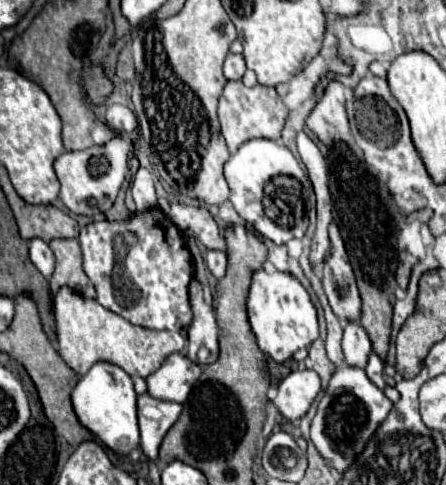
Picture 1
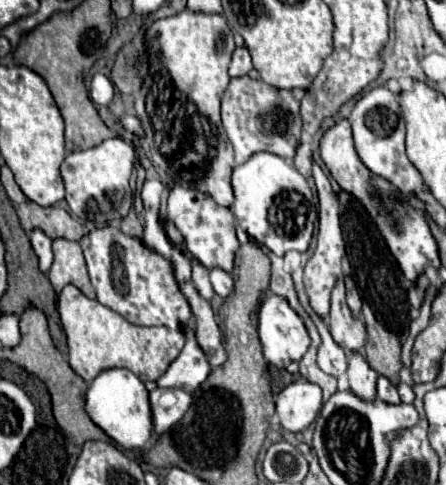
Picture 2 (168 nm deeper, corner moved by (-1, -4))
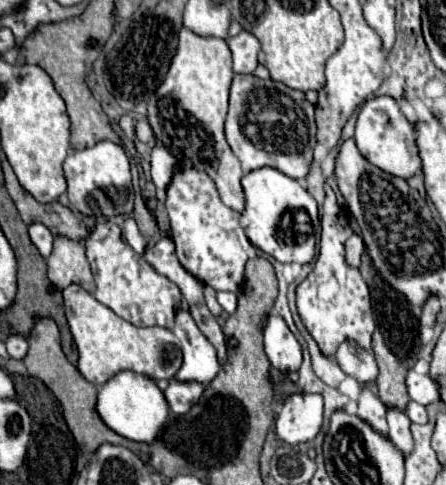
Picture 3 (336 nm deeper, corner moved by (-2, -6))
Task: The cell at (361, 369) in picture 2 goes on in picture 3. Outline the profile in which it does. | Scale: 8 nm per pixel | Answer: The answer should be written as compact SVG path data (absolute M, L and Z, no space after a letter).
M370 384L360 386L360 396L358 396L358 416L366 420L374 430L380 434L388 434L388 424L386 424L386 406L380 402L376 396L374 388Z

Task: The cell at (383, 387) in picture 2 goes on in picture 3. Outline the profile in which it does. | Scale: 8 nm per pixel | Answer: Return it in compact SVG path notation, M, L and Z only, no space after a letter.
M390 406L388 408L388 426L390 426L388 434L390 434L392 442L396 444L396 448L402 454L408 454L414 448L414 442L412 442L410 420L408 420L406 412L400 410L400 408L396 408L396 406Z

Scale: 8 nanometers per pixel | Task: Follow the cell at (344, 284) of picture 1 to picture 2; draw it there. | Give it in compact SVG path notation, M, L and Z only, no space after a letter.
M339 282L339 286L335 286L335 290L333 290L331 314L329 314L327 326L331 330L333 340L343 350L361 352L365 348L365 344L367 344L365 324L361 320L355 322L355 318L351 318L351 310L347 310L347 302L345 302L343 282Z

